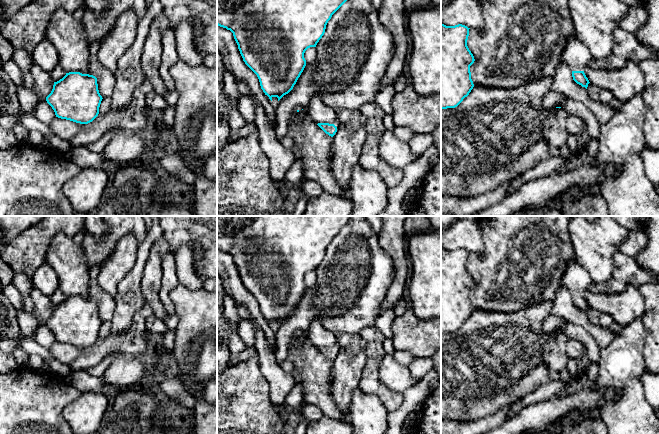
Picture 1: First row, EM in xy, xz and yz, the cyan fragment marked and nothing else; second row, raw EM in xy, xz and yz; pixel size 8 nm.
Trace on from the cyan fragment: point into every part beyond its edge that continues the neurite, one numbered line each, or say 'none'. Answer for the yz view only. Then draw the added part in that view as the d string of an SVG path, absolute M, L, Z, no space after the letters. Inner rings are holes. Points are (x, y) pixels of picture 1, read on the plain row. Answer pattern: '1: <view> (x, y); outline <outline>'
1: yz (576, 279); outline M573 258L567 266L561 284L569 290L571 295L584 295L592 283L589 273Z

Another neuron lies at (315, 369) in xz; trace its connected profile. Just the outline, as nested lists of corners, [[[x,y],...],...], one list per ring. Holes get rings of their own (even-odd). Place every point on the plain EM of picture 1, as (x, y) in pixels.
[[[305,333],[290,339],[288,361],[300,372],[303,404],[315,405],[325,417],[342,421],[342,412],[331,395],[332,361],[310,342]]]

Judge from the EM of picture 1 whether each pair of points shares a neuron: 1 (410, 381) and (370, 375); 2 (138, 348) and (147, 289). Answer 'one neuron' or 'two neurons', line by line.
1: two neurons
2: two neurons

